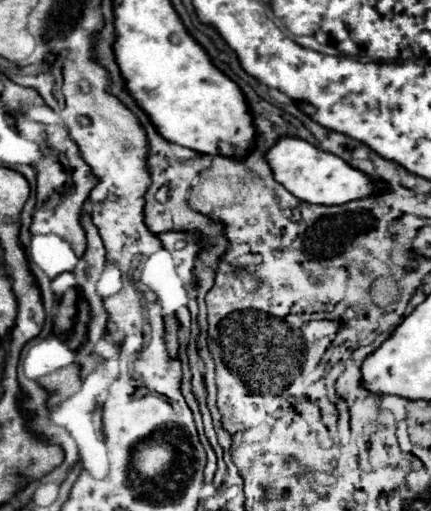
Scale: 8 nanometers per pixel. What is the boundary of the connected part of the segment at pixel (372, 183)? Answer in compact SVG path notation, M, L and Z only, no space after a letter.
M280 138L276 146L268 152L268 164L274 172L274 178L294 196L308 204L324 204L324 206L340 206L352 200L378 196L388 192L388 184L384 180L372 180L362 170L350 166L346 160L316 148L314 144L300 138Z

